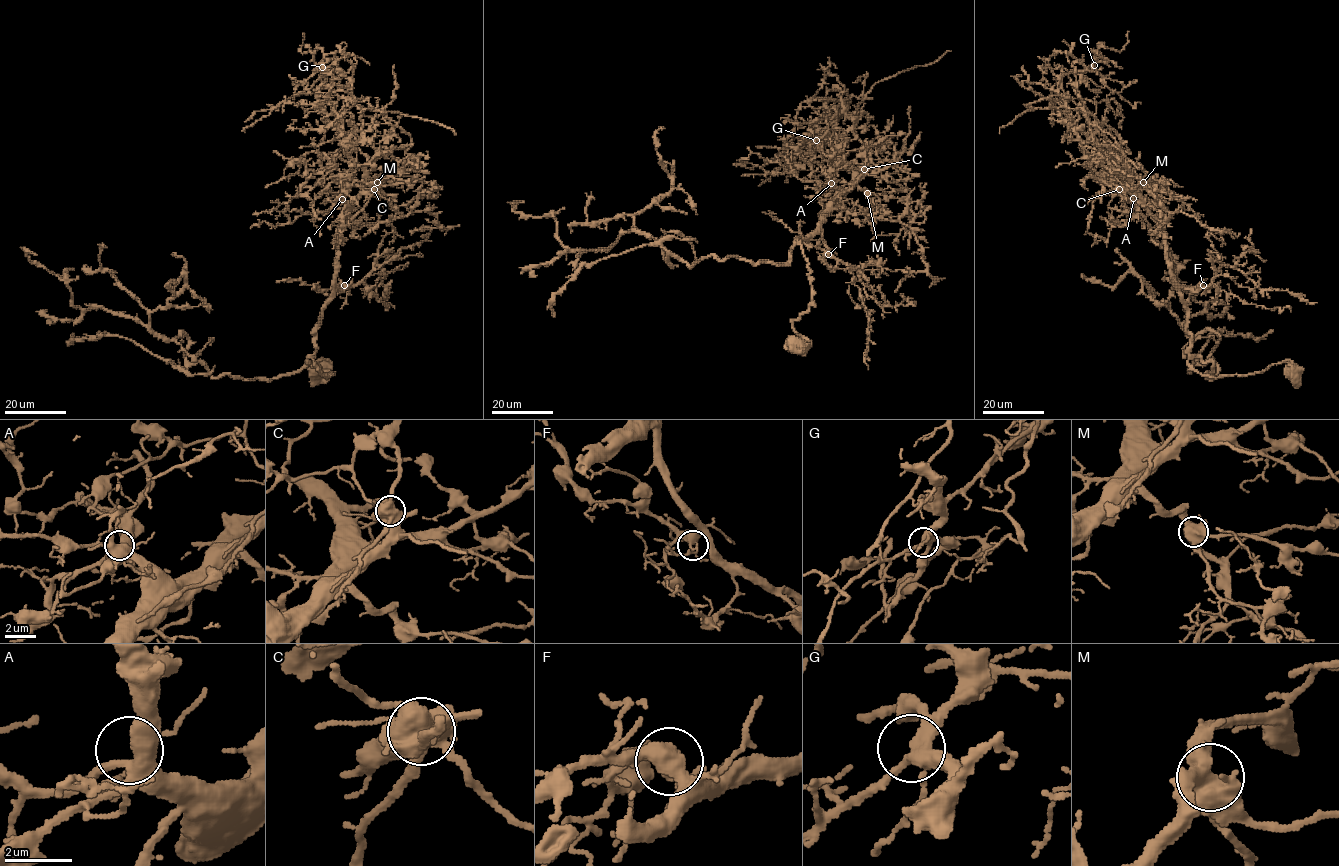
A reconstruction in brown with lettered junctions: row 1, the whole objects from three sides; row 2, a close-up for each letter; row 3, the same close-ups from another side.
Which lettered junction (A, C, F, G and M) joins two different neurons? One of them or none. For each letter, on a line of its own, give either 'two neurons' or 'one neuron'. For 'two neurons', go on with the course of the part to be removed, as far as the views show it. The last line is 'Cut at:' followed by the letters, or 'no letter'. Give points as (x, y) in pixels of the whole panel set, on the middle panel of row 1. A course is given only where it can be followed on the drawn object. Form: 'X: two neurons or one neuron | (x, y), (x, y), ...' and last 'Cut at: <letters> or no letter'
A: one neuron
C: two neurons | (864, 169), (842, 161), (841, 145), (856, 137), (855, 112), (828, 98), (803, 102), (776, 159), (736, 167)
F: one neuron
G: one neuron
M: one neuron
Cut at: C

